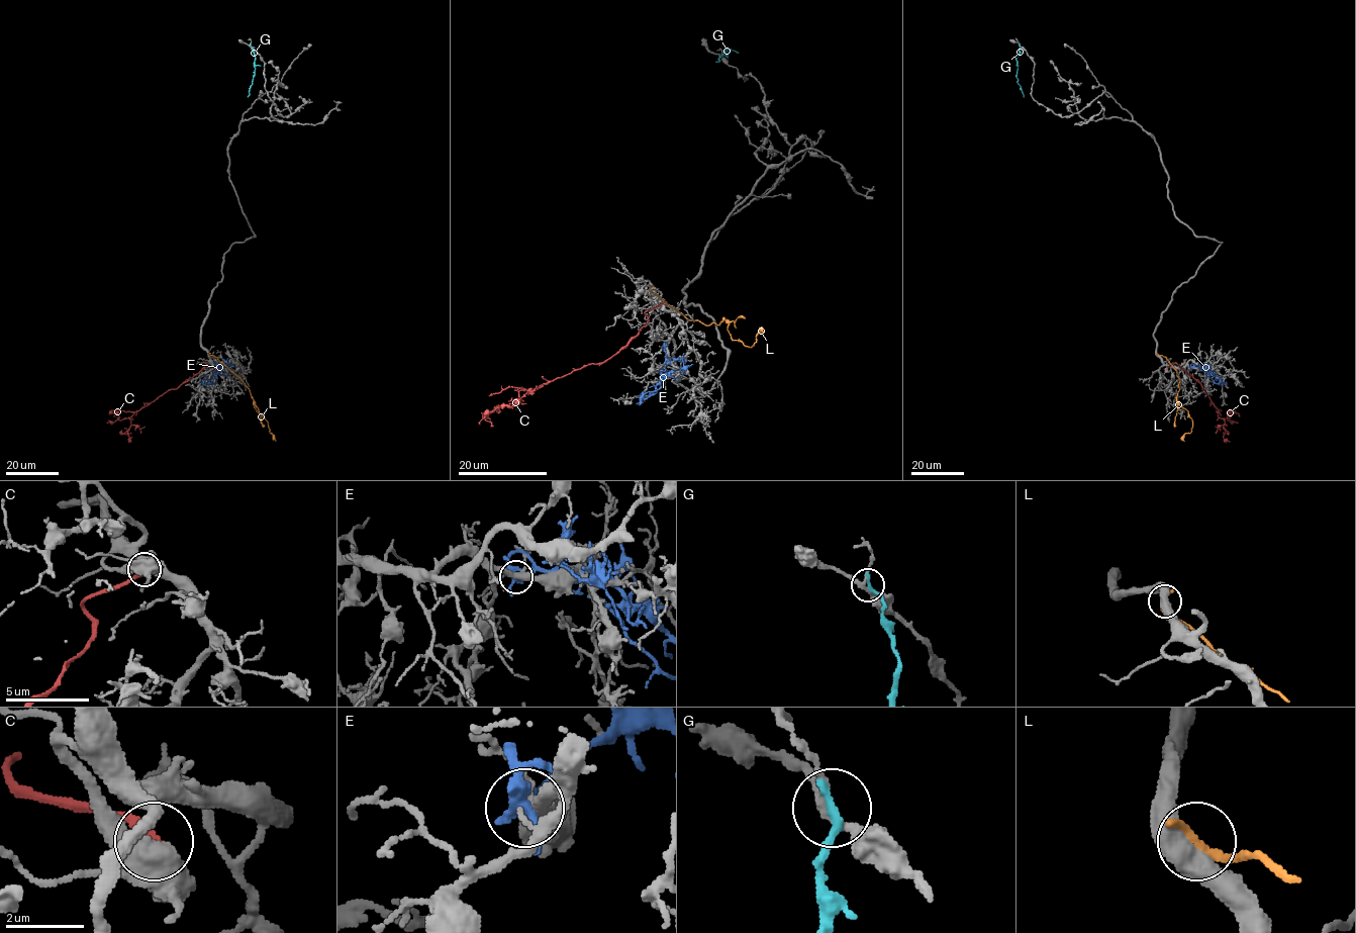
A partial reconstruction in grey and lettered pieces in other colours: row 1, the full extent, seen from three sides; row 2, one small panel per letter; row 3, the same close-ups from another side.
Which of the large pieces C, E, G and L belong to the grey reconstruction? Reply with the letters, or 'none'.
none

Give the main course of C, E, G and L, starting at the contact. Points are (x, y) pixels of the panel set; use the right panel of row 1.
C: (1166, 368), (1177, 364), (1198, 381), (1219, 410), (1220, 417), (1228, 420), (1227, 415), (1233, 412), (1240, 416)
E: (1192, 368), (1204, 370), (1218, 383), (1220, 381), (1205, 367), (1209, 376)
G: (1020, 45), (1015, 59), (1016, 76), (1024, 97)
L: (1158, 354), (1176, 371), (1179, 380), (1176, 402), (1192, 421), (1184, 441)

